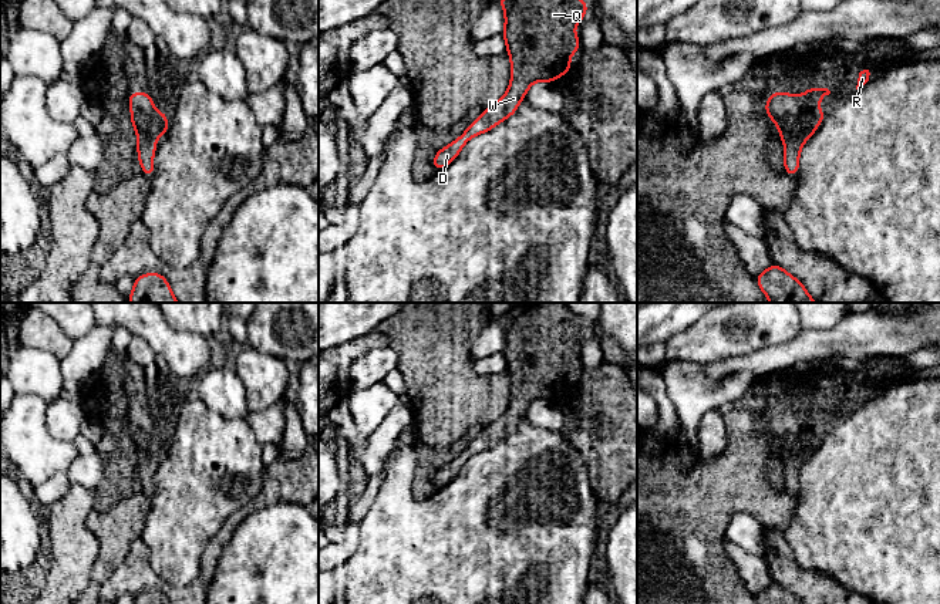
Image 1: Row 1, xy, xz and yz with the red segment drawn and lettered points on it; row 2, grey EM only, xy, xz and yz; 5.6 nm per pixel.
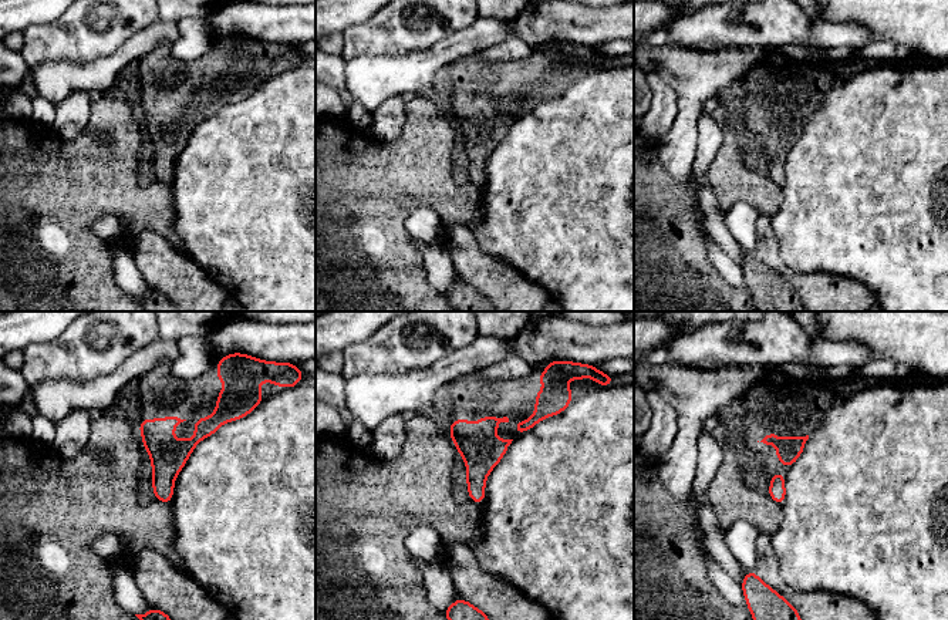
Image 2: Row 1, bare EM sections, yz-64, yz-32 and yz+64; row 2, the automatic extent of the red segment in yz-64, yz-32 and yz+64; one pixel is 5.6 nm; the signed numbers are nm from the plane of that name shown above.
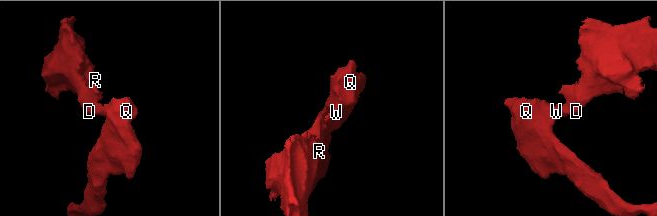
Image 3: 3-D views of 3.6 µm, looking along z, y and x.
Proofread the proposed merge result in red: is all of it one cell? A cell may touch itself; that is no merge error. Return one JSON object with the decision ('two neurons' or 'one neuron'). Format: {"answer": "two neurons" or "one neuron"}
{"answer": "one neuron"}

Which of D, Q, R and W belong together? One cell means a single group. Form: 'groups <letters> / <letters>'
groups D Q R W

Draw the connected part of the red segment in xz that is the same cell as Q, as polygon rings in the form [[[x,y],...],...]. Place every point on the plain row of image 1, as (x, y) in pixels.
[[[515,303],[511,314],[498,320],[505,330],[502,354],[511,374],[511,404],[459,456],[435,472],[437,489],[448,485],[471,456],[513,433],[533,401],[550,402],[569,391],[570,372],[580,371],[573,345],[587,333],[587,321],[566,303]]]

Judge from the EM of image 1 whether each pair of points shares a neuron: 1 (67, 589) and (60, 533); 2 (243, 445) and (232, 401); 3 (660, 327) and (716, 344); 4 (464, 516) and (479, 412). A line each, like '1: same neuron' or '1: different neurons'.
1: same neuron
2: different neurons
3: different neurons
4: different neurons

